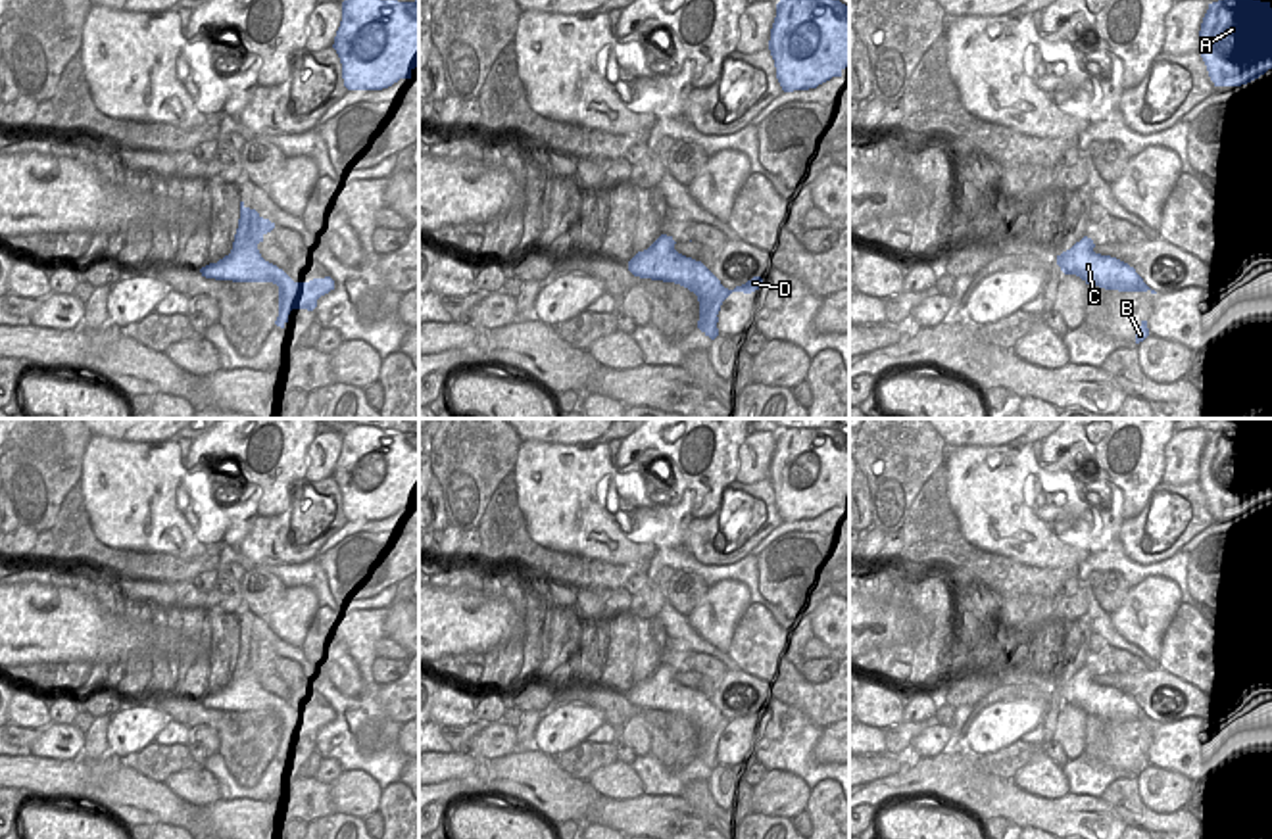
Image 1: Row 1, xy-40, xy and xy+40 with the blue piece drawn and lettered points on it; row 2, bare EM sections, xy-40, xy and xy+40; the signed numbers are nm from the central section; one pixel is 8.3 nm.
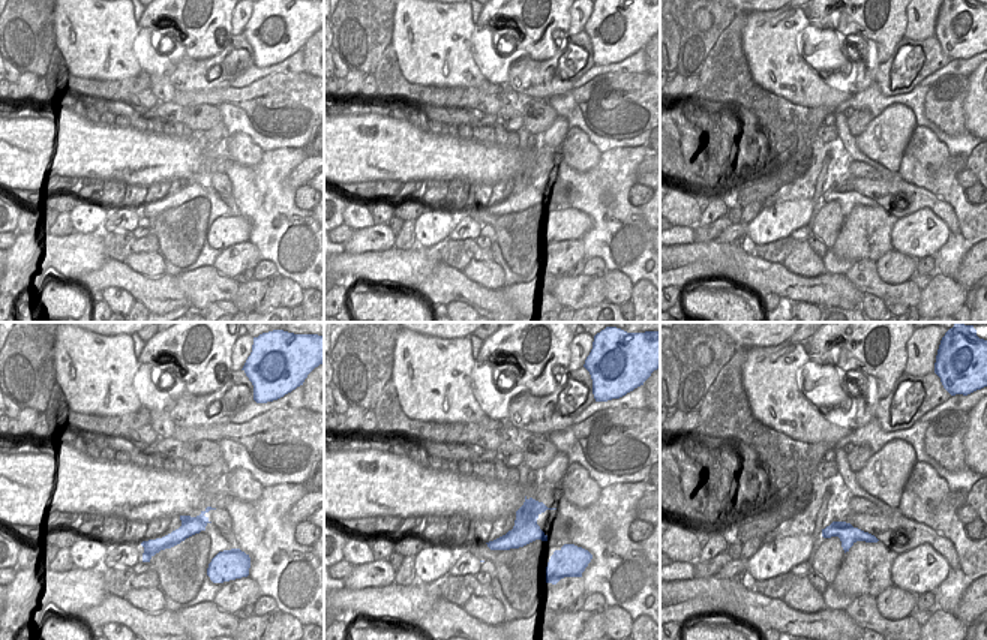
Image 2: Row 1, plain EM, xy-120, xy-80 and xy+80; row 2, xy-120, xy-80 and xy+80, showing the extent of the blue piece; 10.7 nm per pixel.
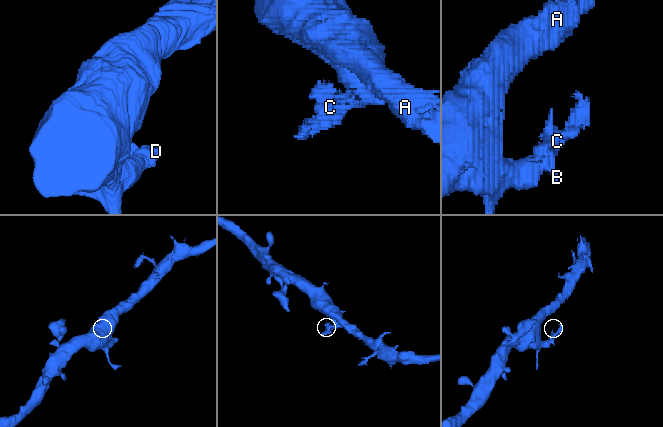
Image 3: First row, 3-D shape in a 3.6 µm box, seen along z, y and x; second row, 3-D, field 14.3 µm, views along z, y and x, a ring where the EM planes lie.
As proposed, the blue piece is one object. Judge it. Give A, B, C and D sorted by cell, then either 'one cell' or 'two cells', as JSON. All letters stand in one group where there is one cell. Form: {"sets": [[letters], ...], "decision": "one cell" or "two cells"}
{"sets": [["A", "B", "C", "D"]], "decision": "one cell"}

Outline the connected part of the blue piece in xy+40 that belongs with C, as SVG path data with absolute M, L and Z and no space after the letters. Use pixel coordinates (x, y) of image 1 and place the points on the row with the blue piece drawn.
M1084 236L1070 250L1057 255L1057 265L1064 275L1076 275L1086 284L1118 292L1151 292L1143 278L1128 263L1093 252L1095 244Z

